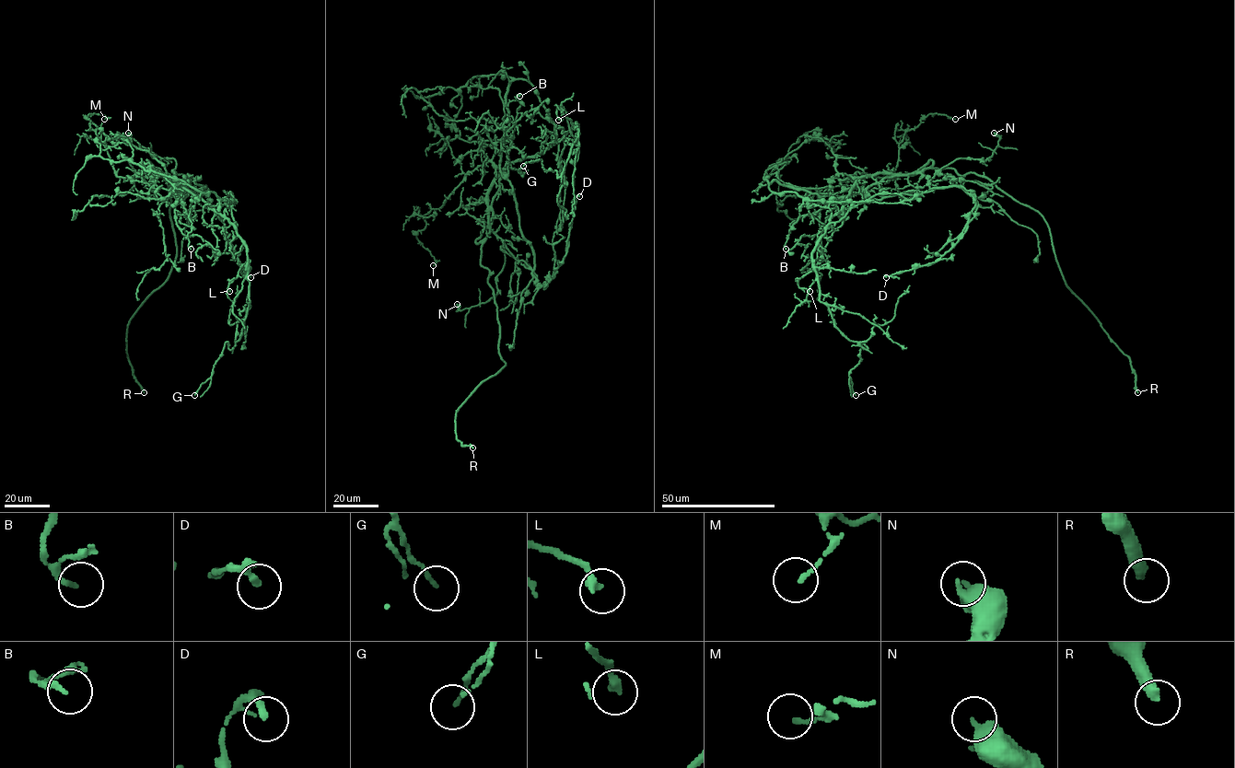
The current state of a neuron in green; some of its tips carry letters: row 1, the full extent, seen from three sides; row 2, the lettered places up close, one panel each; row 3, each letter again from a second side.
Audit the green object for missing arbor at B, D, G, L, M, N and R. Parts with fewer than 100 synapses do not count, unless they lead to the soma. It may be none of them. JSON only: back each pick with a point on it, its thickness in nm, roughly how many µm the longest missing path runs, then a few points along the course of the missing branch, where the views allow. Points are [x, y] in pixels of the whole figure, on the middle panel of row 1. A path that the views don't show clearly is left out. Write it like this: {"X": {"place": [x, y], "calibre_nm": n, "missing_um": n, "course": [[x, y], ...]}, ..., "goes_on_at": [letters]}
{"R": {"place": [472, 448], "calibre_nm": 360, "missing_um": 20, "course": [[472, 448], [506, 473]]}, "goes_on_at": ["R"]}

